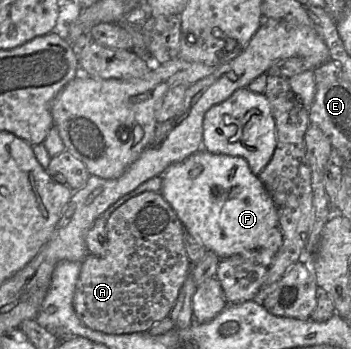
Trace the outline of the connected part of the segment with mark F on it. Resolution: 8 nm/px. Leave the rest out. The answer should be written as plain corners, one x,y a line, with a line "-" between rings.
201,148
164,171
160,193
173,208
185,230
221,260
257,248
266,241
273,228
279,227
277,208
270,194
242,157
214,154

